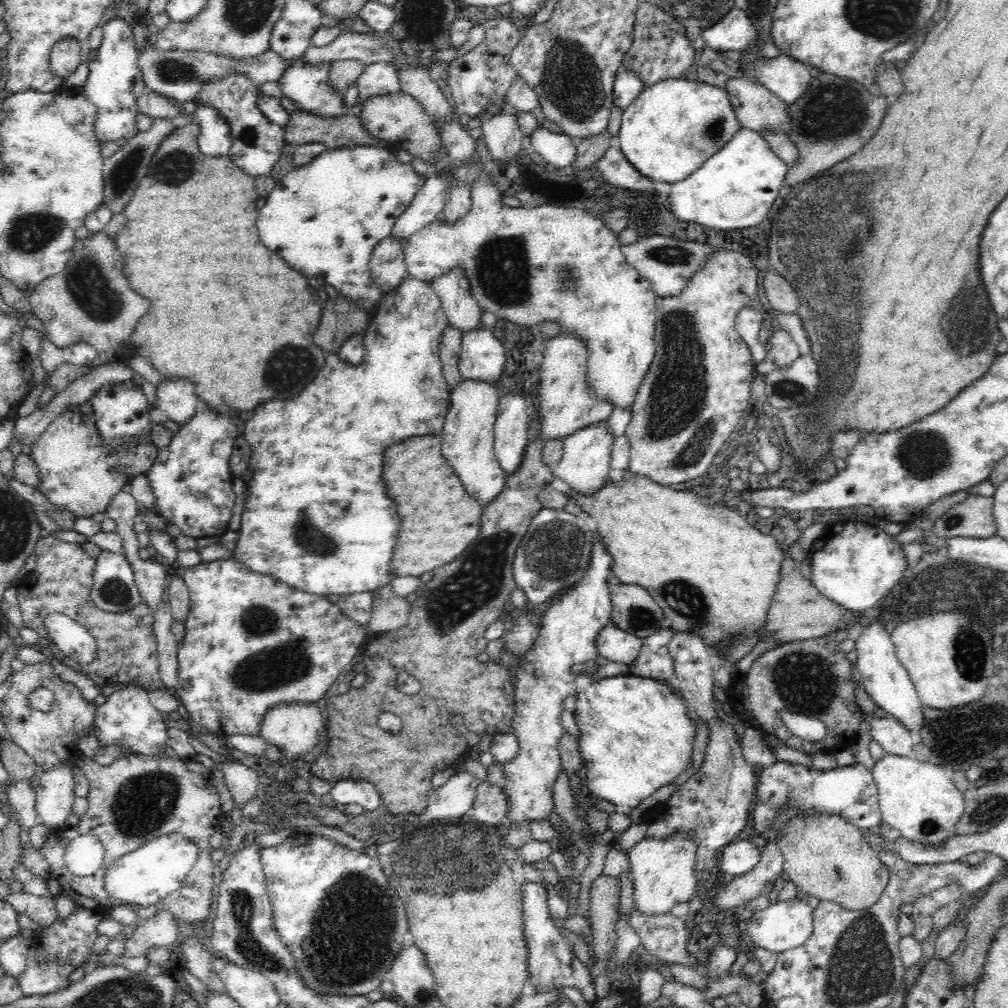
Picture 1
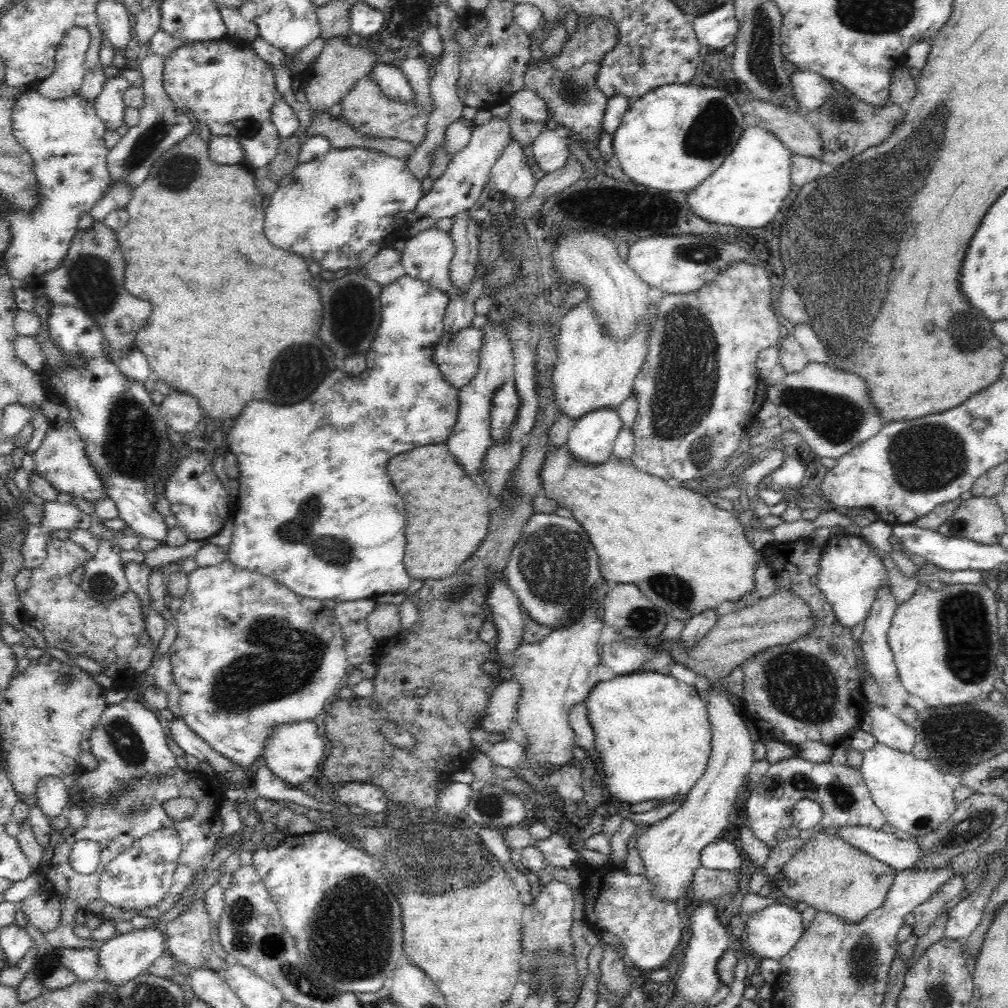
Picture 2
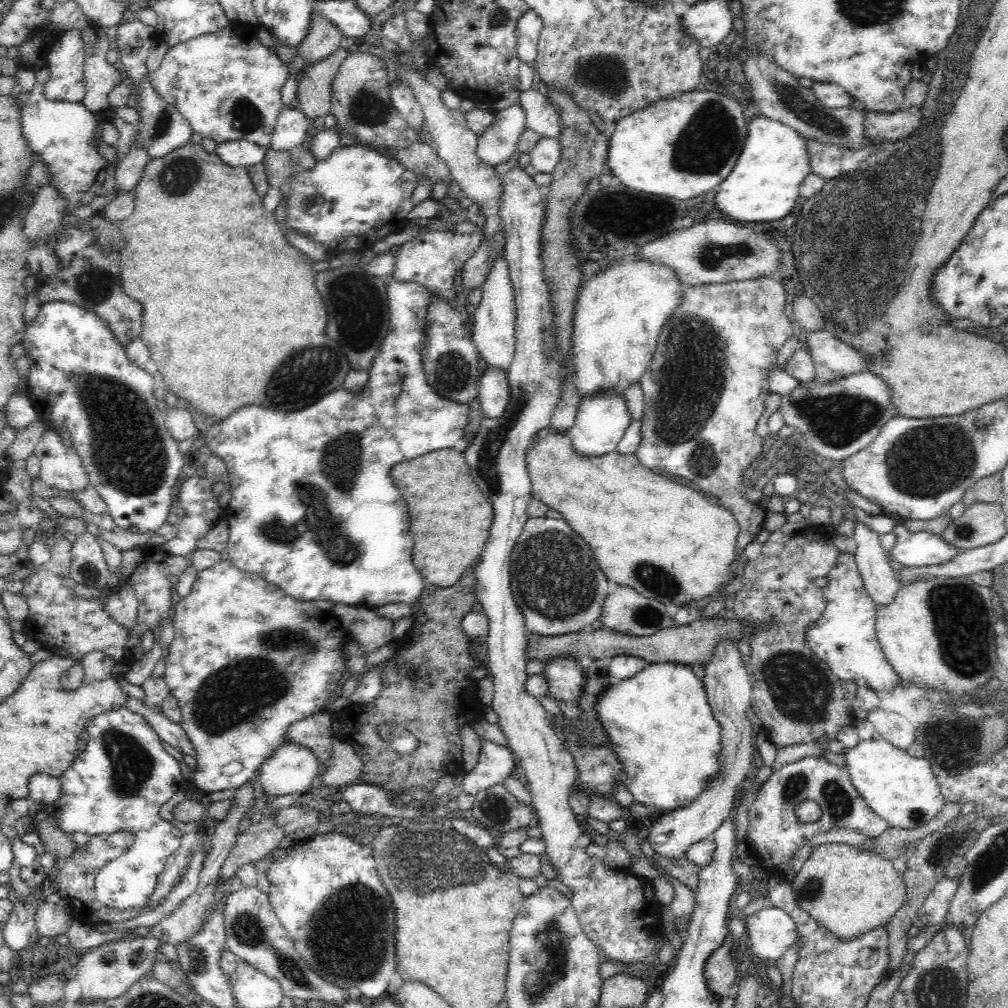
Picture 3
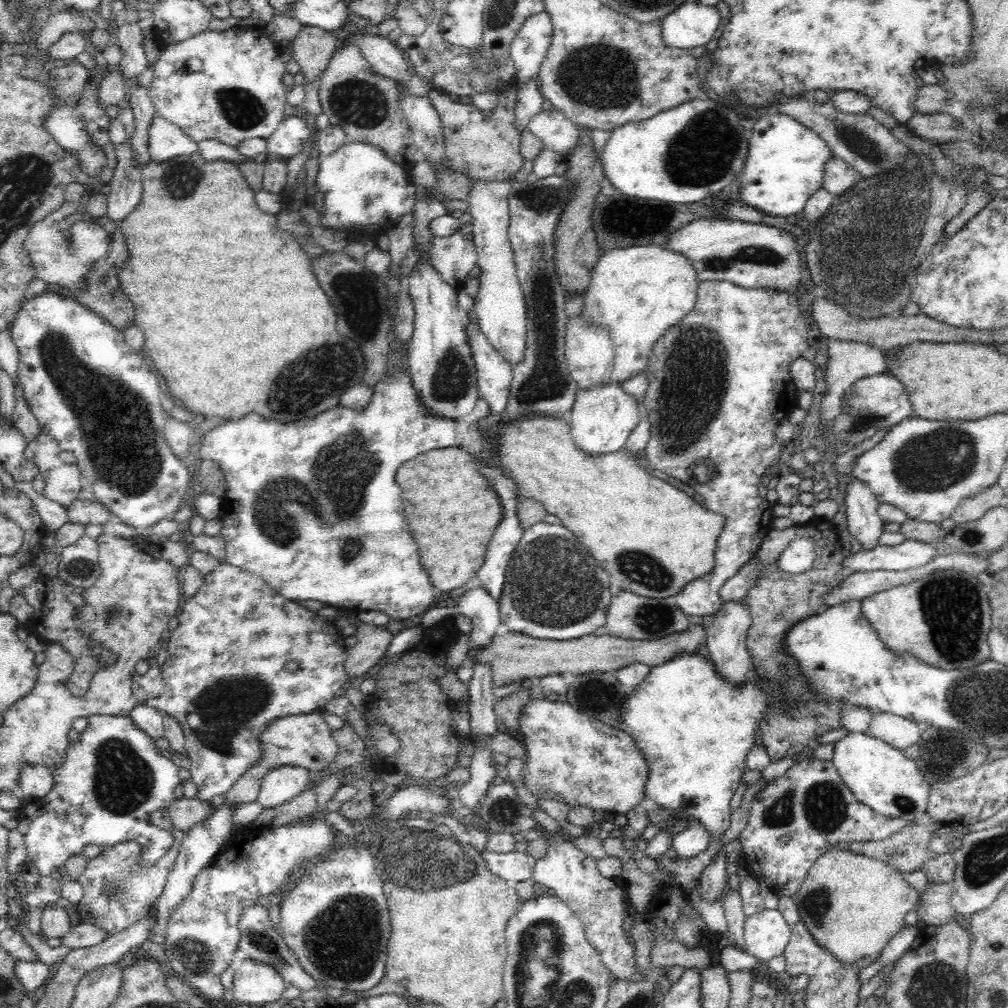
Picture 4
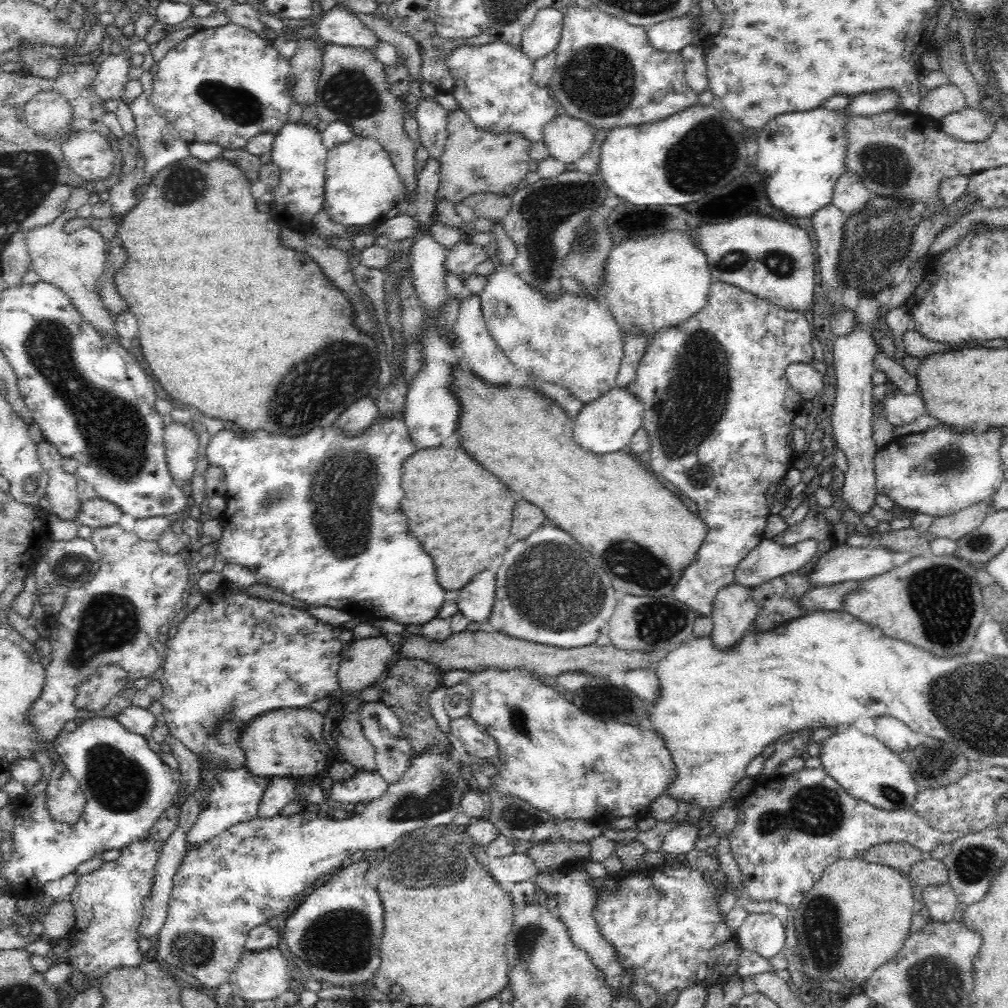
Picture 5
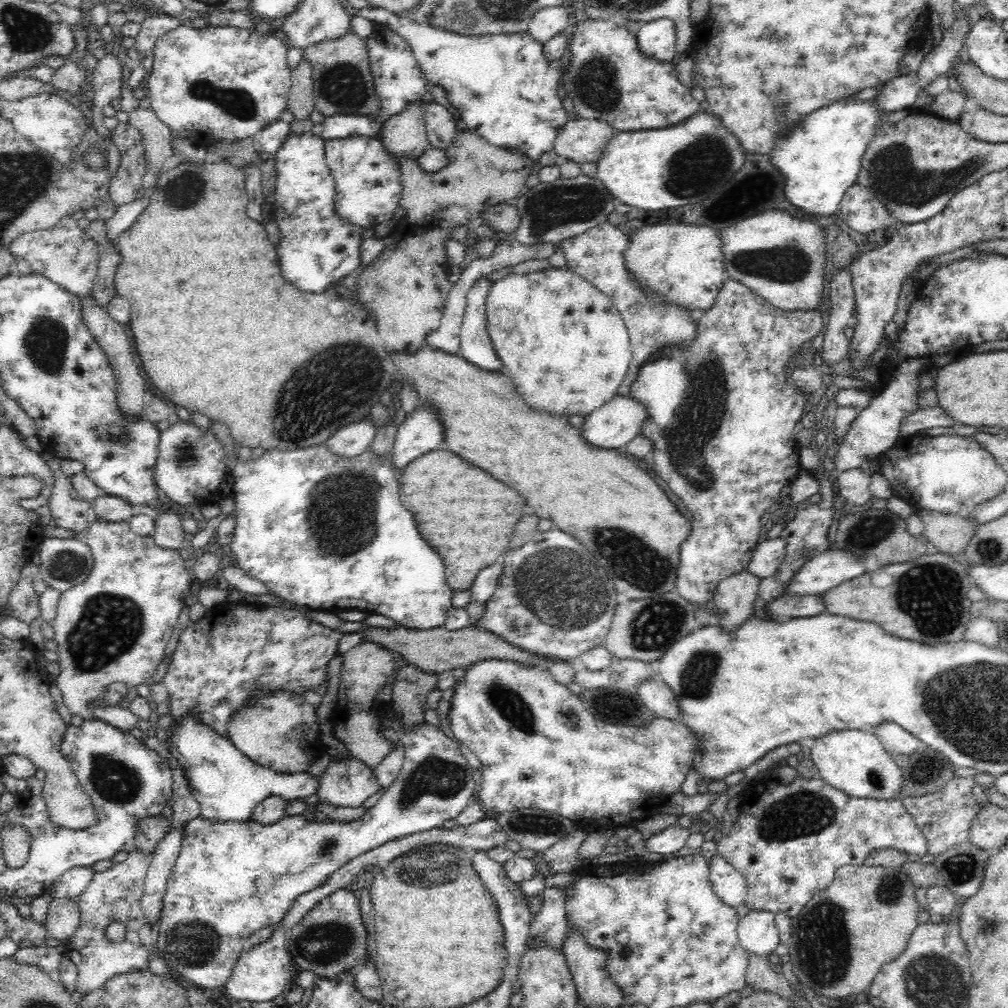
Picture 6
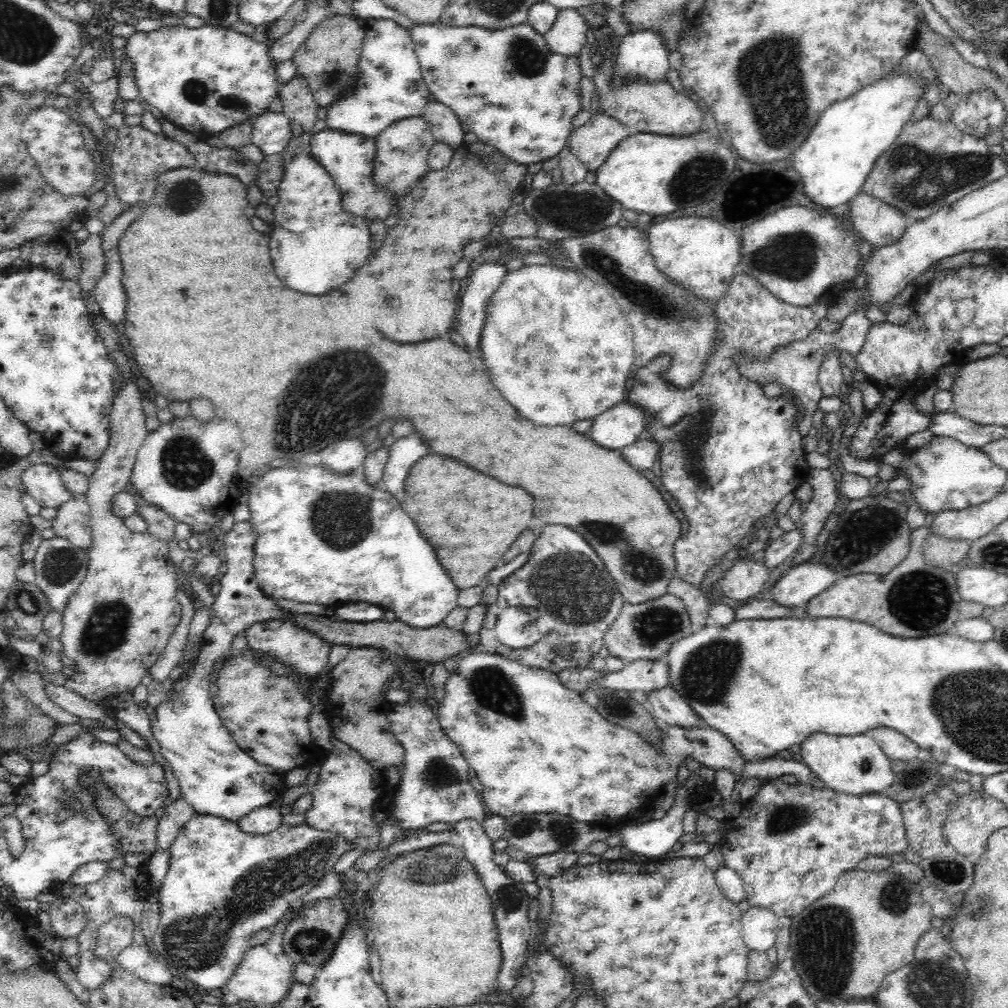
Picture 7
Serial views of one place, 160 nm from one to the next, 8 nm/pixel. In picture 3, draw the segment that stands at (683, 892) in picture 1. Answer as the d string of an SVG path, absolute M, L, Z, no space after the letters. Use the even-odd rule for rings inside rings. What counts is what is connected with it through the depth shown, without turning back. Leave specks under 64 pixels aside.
M728 638L716 642L710 662L705 666L702 678L706 689L707 701L712 707L712 715L721 726L720 772L708 783L696 800L688 806L673 810L646 826L644 833L655 852L664 858L684 858L690 844L710 837L722 824L724 818L732 817L739 792L747 781L747 774L753 767L754 732L746 712L752 698L752 681L747 663L738 650L737 643Z

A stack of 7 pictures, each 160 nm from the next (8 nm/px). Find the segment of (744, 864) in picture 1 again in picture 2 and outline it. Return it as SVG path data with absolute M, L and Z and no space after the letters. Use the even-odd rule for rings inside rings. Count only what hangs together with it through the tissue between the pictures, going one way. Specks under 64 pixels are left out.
M719 837L710 842L710 844L706 844L706 846L700 850L700 866L710 870L736 872L736 870L742 866L742 860L743 858L737 842L728 842L723 837Z

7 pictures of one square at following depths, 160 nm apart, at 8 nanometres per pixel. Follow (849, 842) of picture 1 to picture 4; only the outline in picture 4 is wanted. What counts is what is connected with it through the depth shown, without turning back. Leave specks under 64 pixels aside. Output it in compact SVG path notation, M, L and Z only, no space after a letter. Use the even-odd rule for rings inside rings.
M830 849L810 867L794 901L802 925L810 932L816 944L842 963L842 967L853 967L860 960L874 962L881 956L885 946L906 926L906 915L915 909L918 894L916 889L906 883L900 871L885 862L850 850Z

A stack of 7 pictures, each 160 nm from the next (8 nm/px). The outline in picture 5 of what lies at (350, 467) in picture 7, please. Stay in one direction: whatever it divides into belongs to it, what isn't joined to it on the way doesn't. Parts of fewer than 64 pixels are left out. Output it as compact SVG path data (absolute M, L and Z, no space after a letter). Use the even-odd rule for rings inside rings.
M364 397L350 404L346 412L336 420L336 429L340 429L345 437L362 436L368 427L376 420L379 410L370 397Z

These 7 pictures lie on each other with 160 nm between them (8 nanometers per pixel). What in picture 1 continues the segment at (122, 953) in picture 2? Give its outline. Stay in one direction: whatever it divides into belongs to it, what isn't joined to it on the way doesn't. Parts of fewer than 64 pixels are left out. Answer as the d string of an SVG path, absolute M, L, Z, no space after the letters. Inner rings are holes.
M160 910L156 916L137 923L128 930L121 953L123 958L144 957L155 946L173 949L178 939L178 923L172 914Z

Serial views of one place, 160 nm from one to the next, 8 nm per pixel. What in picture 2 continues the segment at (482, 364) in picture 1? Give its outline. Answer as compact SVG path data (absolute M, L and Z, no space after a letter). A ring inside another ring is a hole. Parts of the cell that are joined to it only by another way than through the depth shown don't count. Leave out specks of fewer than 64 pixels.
M472 326L445 332L438 338L432 360L438 365L438 371L446 383L458 392L475 376L479 369L482 331Z

